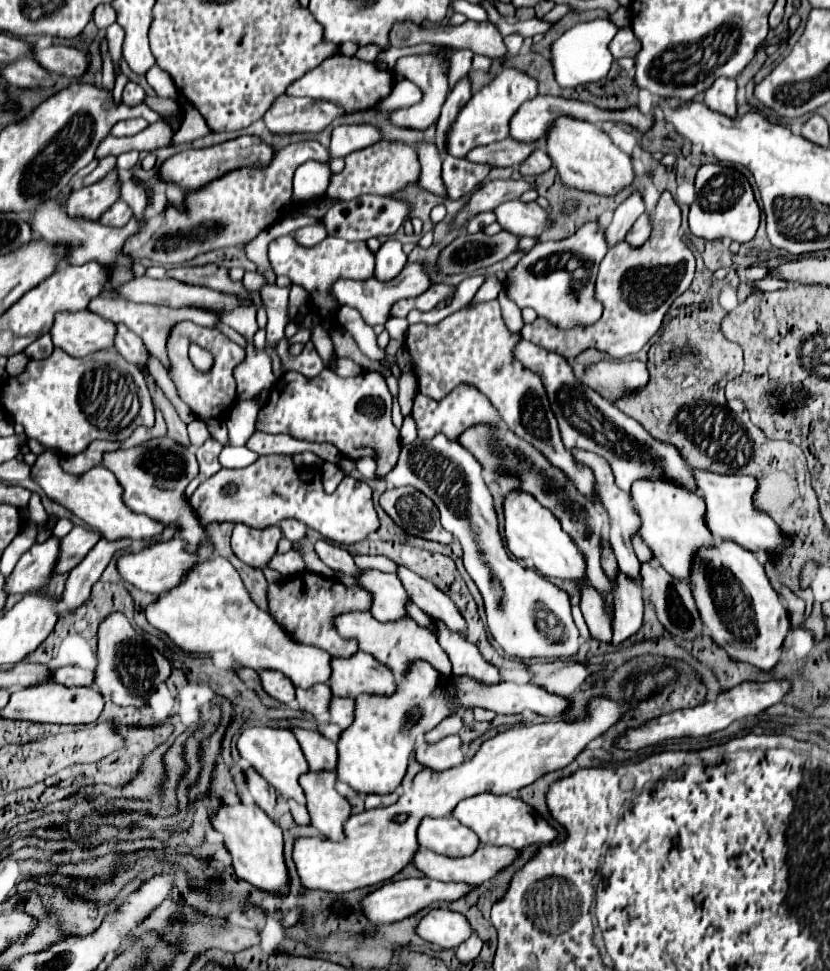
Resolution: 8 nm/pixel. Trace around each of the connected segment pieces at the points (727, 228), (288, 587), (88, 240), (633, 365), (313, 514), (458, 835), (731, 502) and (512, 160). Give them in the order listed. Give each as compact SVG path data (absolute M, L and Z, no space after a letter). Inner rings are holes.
M702 165L696 175L696 201L690 205L690 231L704 239L730 237L738 243L750 241L760 225L760 207L748 179L734 167Z
M302 571L298 575L288 577L284 583L268 585L268 601L270 615L280 623L284 631L288 631L294 639L304 645L314 645L328 651L332 657L352 657L358 651L358 645L348 639L340 639L334 629L334 615L344 611L368 611L370 609L370 593L360 587L344 587L340 581L324 579L316 573Z
M60 195L50 199L50 203L42 203L42 207L38 207L38 211L32 213L32 219L30 219L30 227L34 233L38 233L42 239L48 239L50 243L64 243L64 245L70 245L70 257L68 257L68 263L70 265L80 265L80 263L86 263L90 259L96 259L100 261L101 265L108 265L112 269L110 273L108 293L110 297L118 297L114 293L114 289L130 281L132 279L132 273L130 273L130 257L124 257L122 255L122 245L124 241L134 235L138 231L138 219L132 216L132 219L126 223L126 227L106 227L98 221L92 221L92 219L84 219L84 217L70 217L66 215L66 209L64 205L60 203Z
M602 361L596 367L592 367L582 377L582 381L590 387L600 387L604 397L612 401L630 389L644 387L648 381L648 369L642 361Z
M264 455L244 469L220 469L190 495L190 507L198 511L202 527L214 521L232 521L262 529L278 525L282 519L298 519L322 537L342 545L364 541L380 527L370 487L364 481L340 483L332 495L326 495L320 471L296 469L290 455Z
M426 817L418 825L418 845L440 855L472 855L480 841L474 831L452 817Z
M692 469L696 487L700 497L706 503L706 527L714 537L732 539L738 545L746 547L748 551L762 551L762 553L778 553L780 549L790 545L790 539L782 535L778 525L754 505L754 491L758 489L758 481L752 475L718 475L714 471Z
M502 139L498 143L490 143L484 147L472 149L466 159L474 163L486 163L490 167L516 167L534 151L534 147L542 147L542 141L536 143L518 143L514 139Z

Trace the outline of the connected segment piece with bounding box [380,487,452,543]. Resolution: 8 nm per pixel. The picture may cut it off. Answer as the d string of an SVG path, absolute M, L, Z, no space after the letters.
M414 487L386 489L380 497L380 505L406 533L450 543L452 535L440 525L440 513L436 505L426 495L422 495L422 491Z

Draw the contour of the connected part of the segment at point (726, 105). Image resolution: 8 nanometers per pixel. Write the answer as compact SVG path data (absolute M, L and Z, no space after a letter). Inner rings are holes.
M716 79L712 87L704 91L704 103L720 111L722 115L736 115L736 81L734 79Z

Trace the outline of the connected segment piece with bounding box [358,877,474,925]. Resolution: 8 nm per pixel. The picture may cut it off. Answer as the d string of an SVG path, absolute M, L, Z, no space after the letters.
M420 877L420 879L404 879L404 881L394 881L394 883L386 883L380 889L364 895L362 903L360 903L360 911L362 915L366 915L366 919L370 919L370 923L396 923L402 921L414 913L418 913L420 909L430 907L434 901L454 901L464 897L470 889L470 885L464 883L442 883L442 881L434 881L428 877Z

